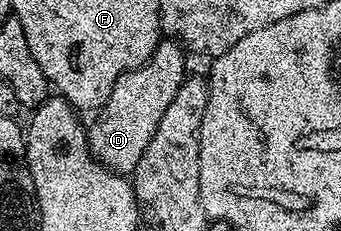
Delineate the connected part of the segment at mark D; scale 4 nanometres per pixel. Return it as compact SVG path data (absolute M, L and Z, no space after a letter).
M165 38L141 67L118 77L110 97L95 112L95 119L87 128L88 147L101 164L116 174L128 175L135 171L154 130L162 121L162 113L166 113L170 101L174 101L175 94L185 81L184 55L185 48L175 39Z

